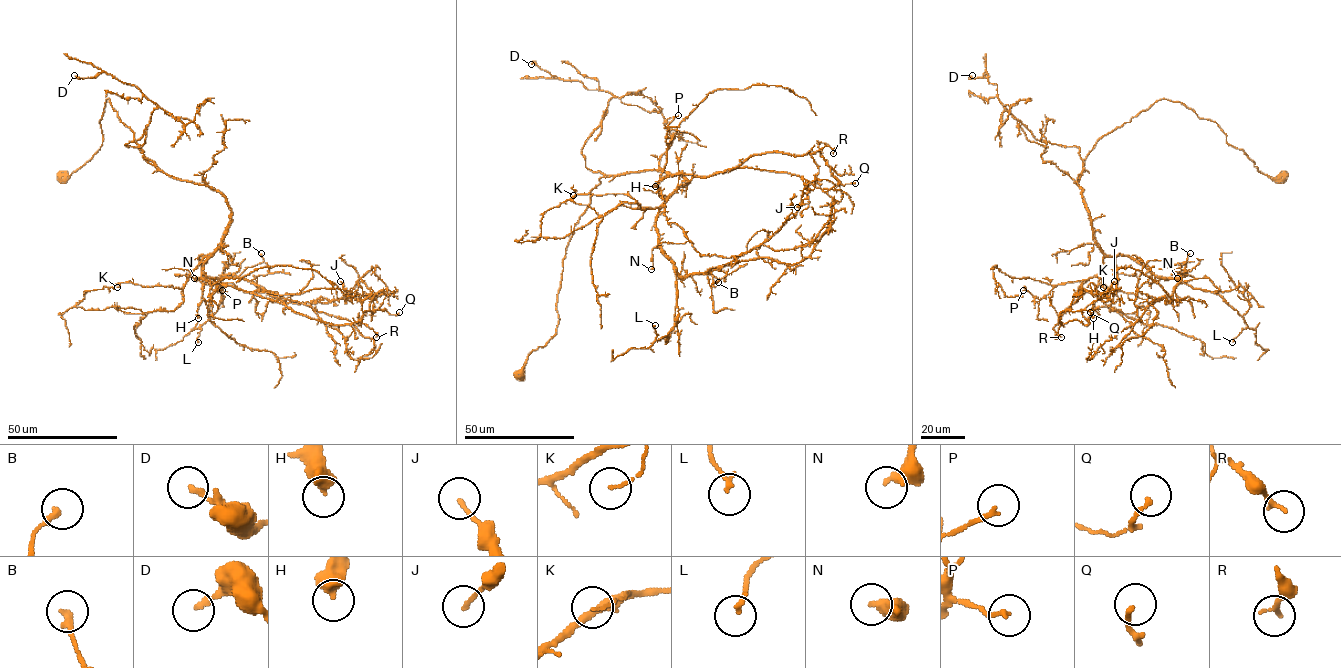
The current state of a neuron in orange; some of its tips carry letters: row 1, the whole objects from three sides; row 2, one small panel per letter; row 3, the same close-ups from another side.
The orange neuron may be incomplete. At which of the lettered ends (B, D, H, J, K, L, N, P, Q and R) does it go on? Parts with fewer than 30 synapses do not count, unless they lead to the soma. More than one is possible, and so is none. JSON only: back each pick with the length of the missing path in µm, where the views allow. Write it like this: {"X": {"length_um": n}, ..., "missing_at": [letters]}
{"N": {"length_um": 35}, "missing_at": ["N"]}

